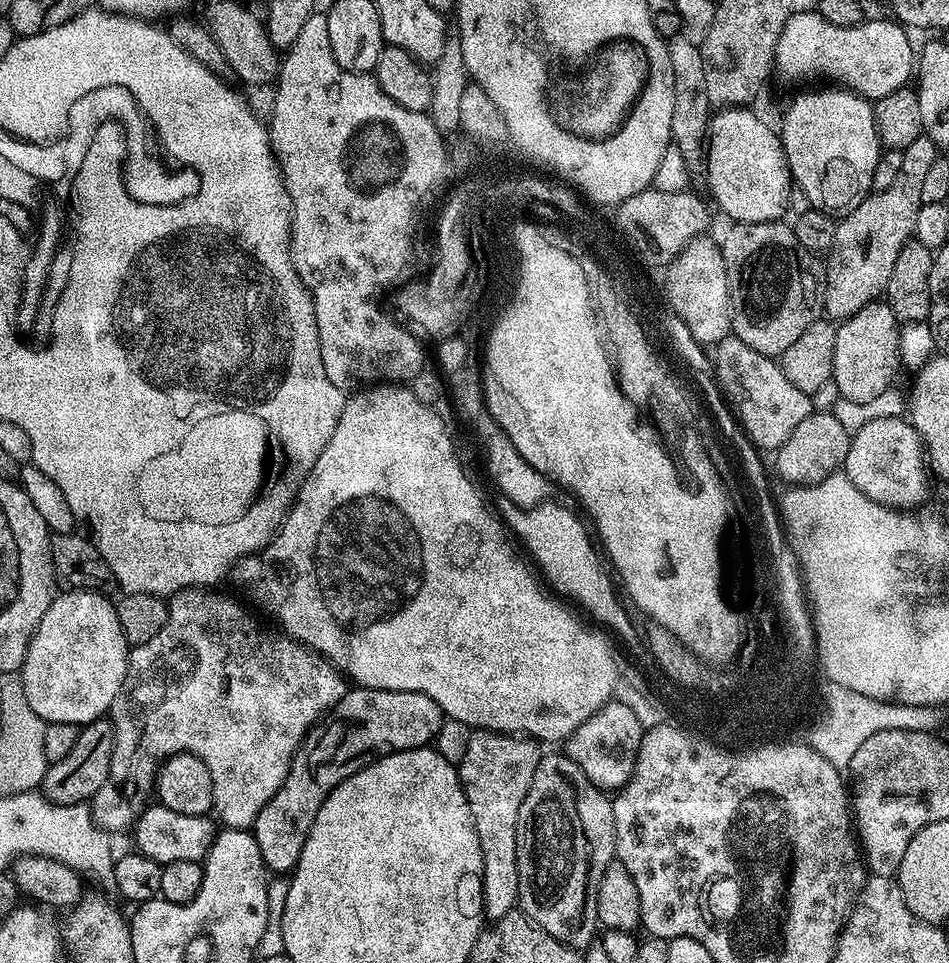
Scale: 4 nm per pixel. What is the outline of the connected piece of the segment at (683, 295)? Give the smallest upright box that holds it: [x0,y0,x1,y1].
[667,242,732,346]

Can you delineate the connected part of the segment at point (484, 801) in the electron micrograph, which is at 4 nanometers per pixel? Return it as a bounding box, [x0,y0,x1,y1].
[458,730,538,922]

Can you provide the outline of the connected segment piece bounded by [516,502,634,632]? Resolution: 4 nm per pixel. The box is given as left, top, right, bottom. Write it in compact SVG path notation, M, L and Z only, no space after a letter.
M556 503L542 504L538 511L521 511L520 521L516 524L517 534L524 539L525 546L532 551L533 558L544 571L543 579L548 579L562 595L577 600L594 619L609 624L614 631L632 632L633 621L628 621L627 614L616 605L612 584L608 581L607 574L600 569L600 560L592 549L593 537L590 532L588 537L587 530L580 525L579 518L570 509Z

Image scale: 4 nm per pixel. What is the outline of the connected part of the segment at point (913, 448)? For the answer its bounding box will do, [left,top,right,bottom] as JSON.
[842,416,929,510]

